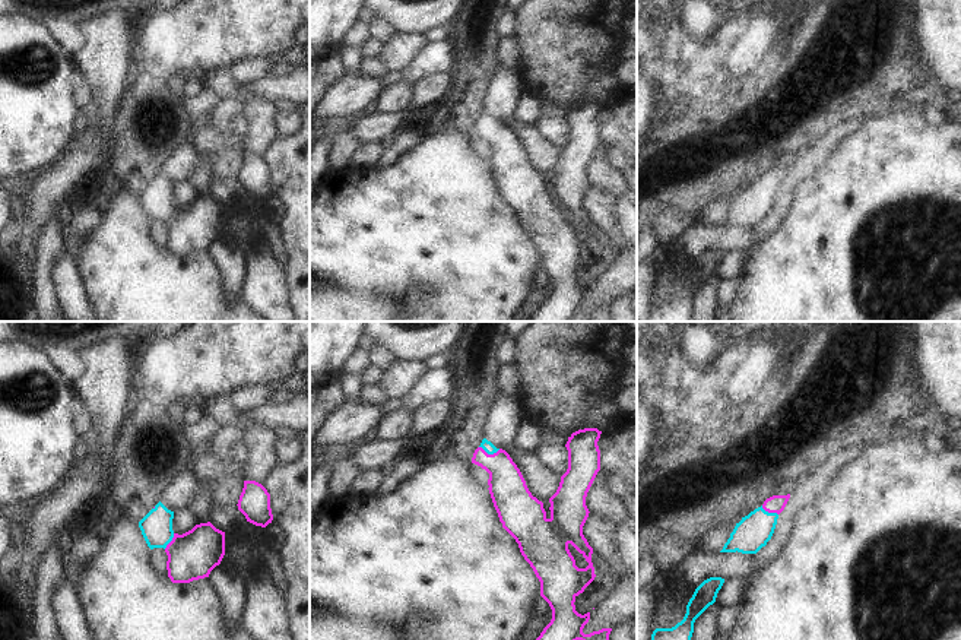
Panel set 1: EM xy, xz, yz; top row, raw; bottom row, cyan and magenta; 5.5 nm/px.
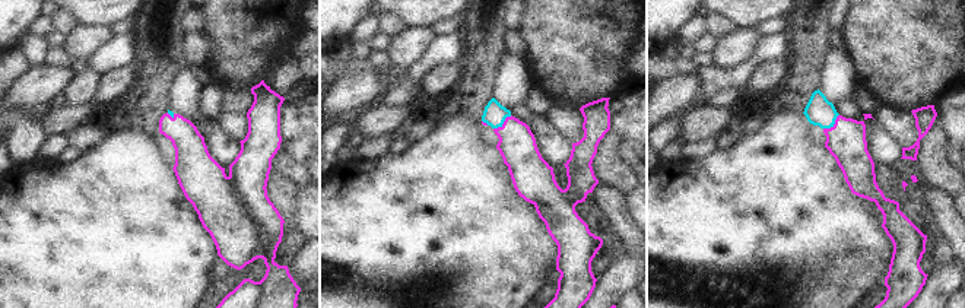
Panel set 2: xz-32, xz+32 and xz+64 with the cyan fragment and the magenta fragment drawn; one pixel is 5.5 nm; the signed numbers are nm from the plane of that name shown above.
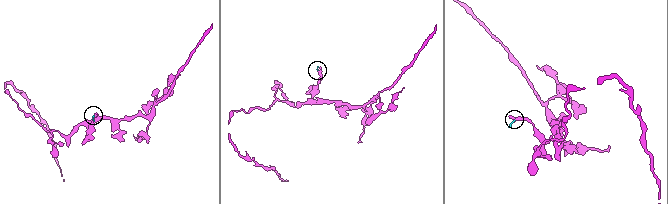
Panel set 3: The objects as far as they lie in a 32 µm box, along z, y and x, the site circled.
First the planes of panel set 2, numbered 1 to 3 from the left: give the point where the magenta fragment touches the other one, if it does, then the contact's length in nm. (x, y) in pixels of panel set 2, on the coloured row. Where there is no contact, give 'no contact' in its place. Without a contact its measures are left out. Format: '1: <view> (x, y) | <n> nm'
1: xz-32 (171, 116) | 50 nm
2: xz+32 (502, 123) | 130 nm
3: xz+64 (832, 124) | 120 nm

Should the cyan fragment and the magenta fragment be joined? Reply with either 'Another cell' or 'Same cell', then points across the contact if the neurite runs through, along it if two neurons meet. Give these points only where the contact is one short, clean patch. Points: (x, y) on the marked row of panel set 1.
Same cell. Path across: xz (485, 444), (489, 453), (501, 468), (507, 487)

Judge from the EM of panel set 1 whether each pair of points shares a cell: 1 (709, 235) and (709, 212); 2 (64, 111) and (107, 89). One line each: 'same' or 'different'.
1: different
2: different

